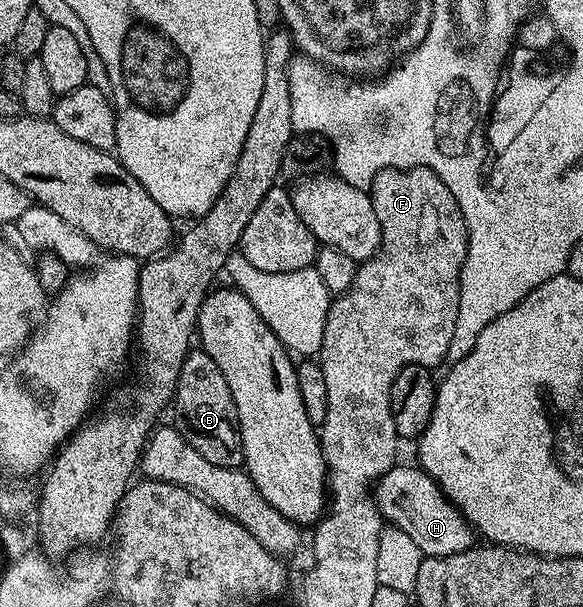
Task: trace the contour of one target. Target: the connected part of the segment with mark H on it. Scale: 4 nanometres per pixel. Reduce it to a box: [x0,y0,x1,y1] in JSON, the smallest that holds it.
[374,466,474,556]

